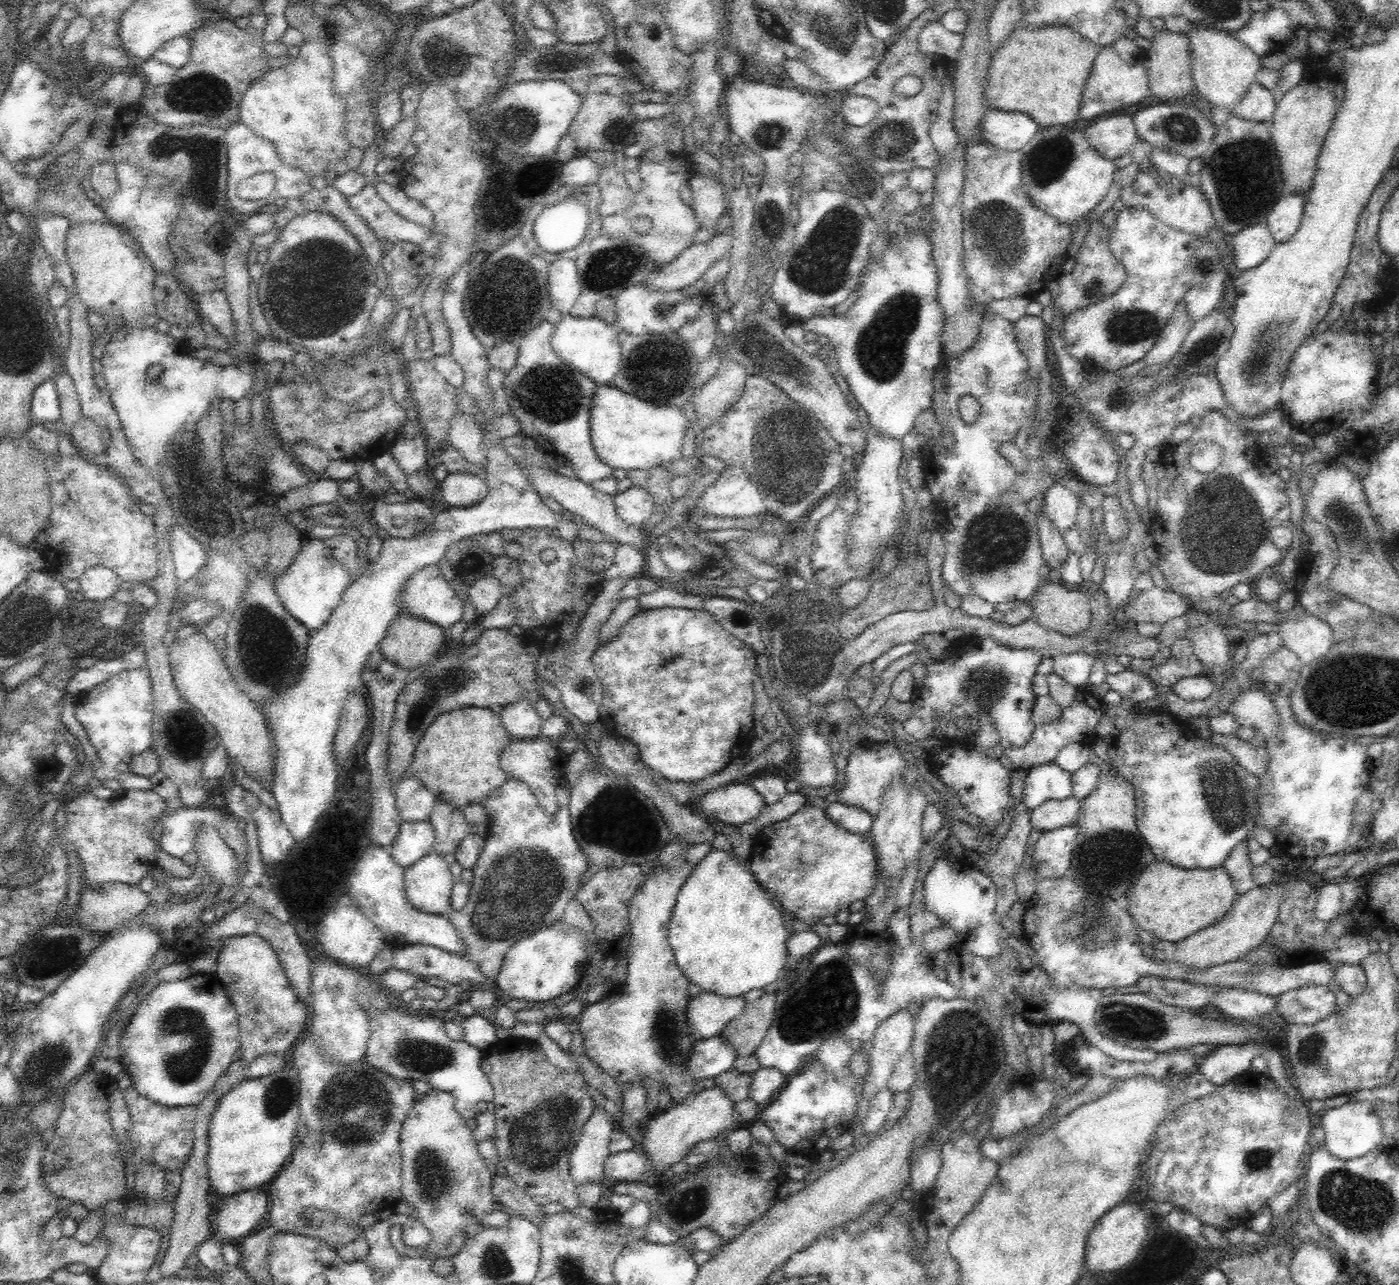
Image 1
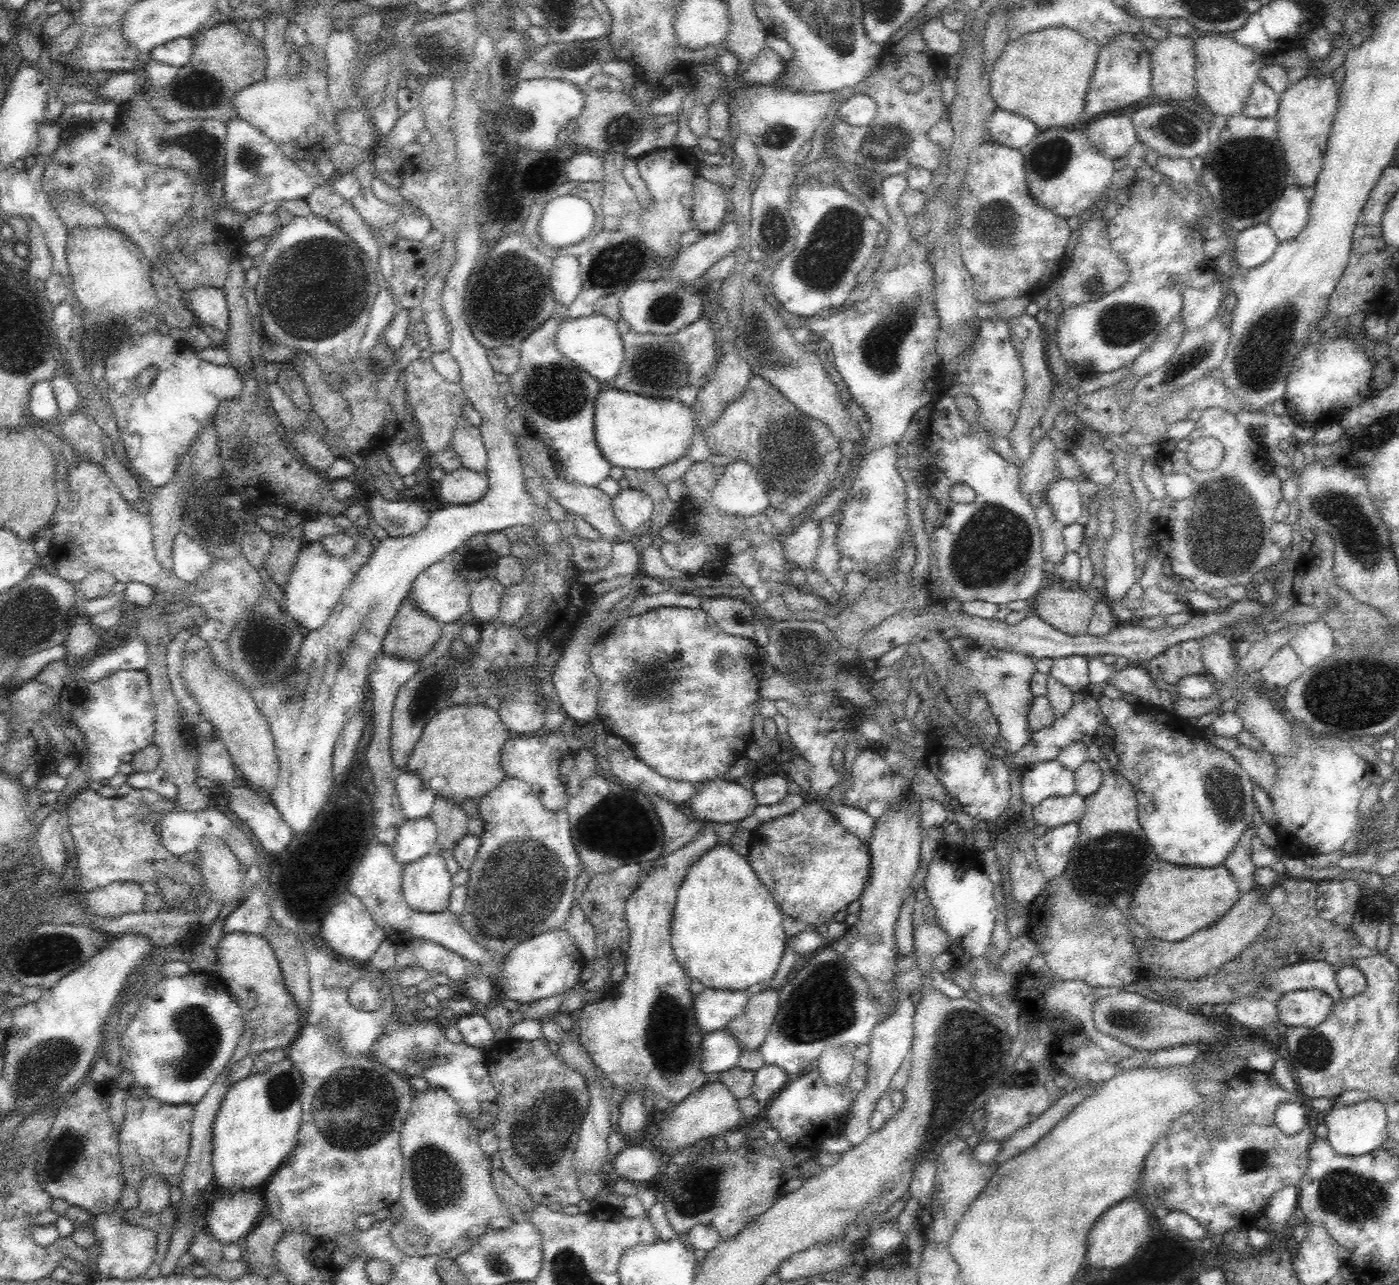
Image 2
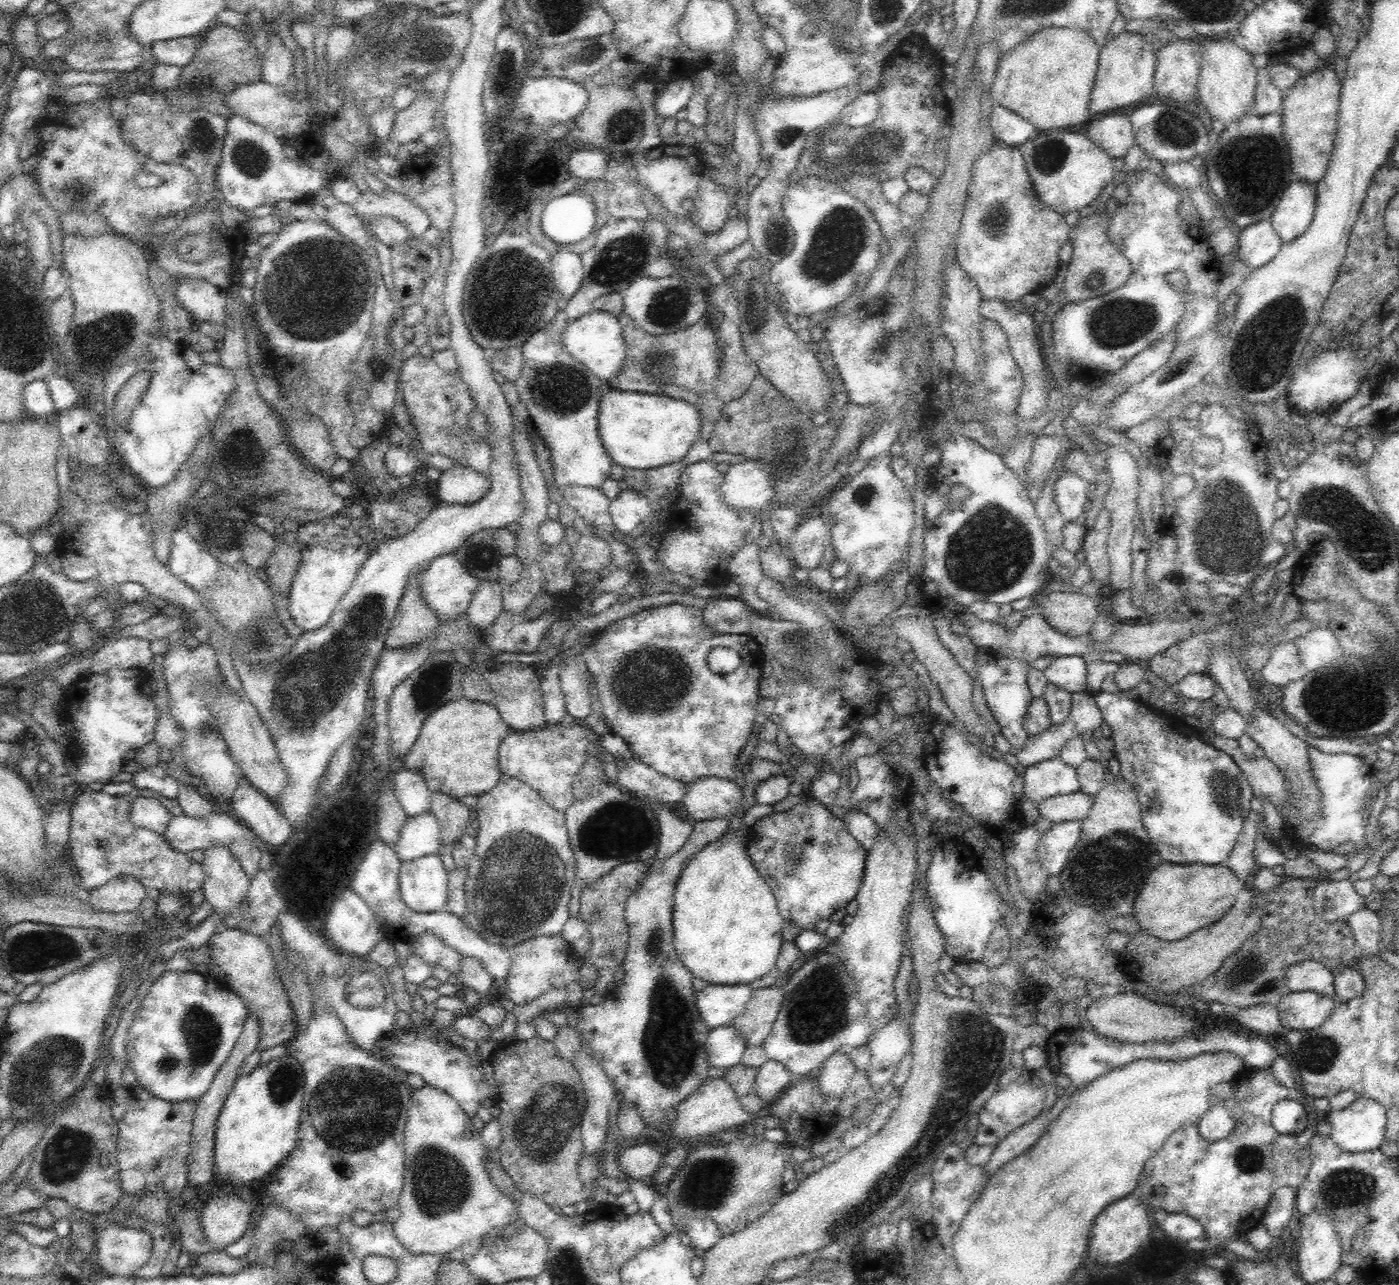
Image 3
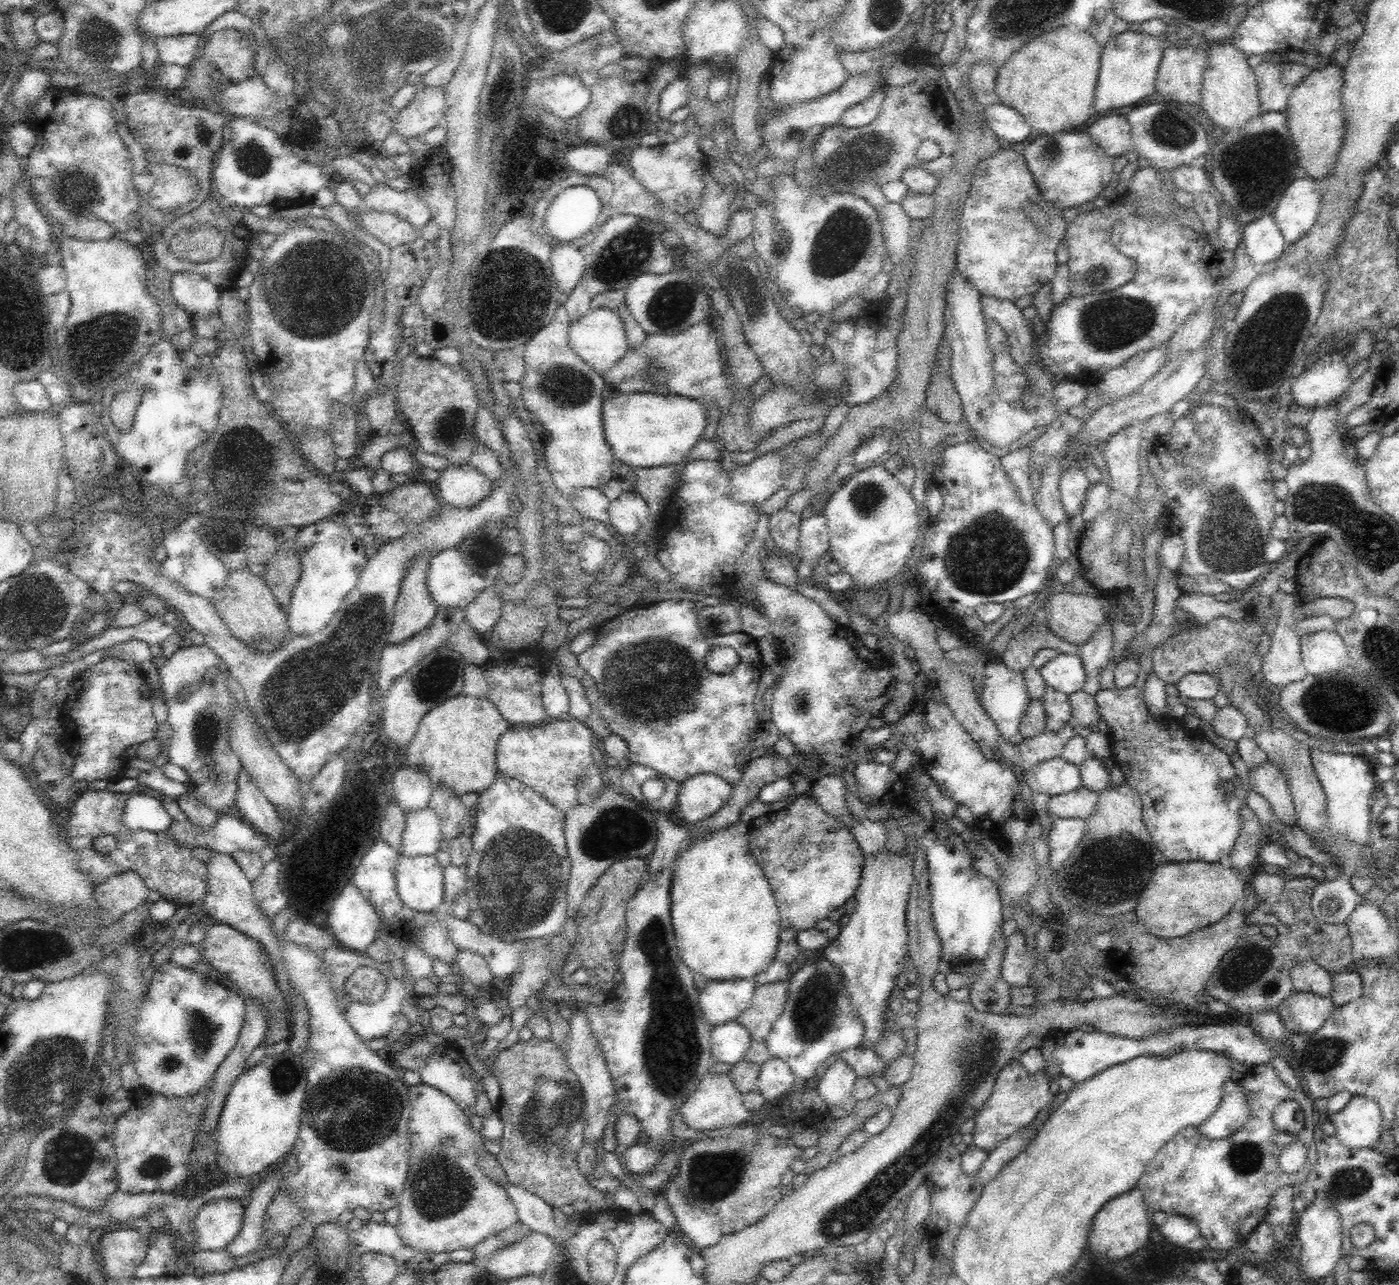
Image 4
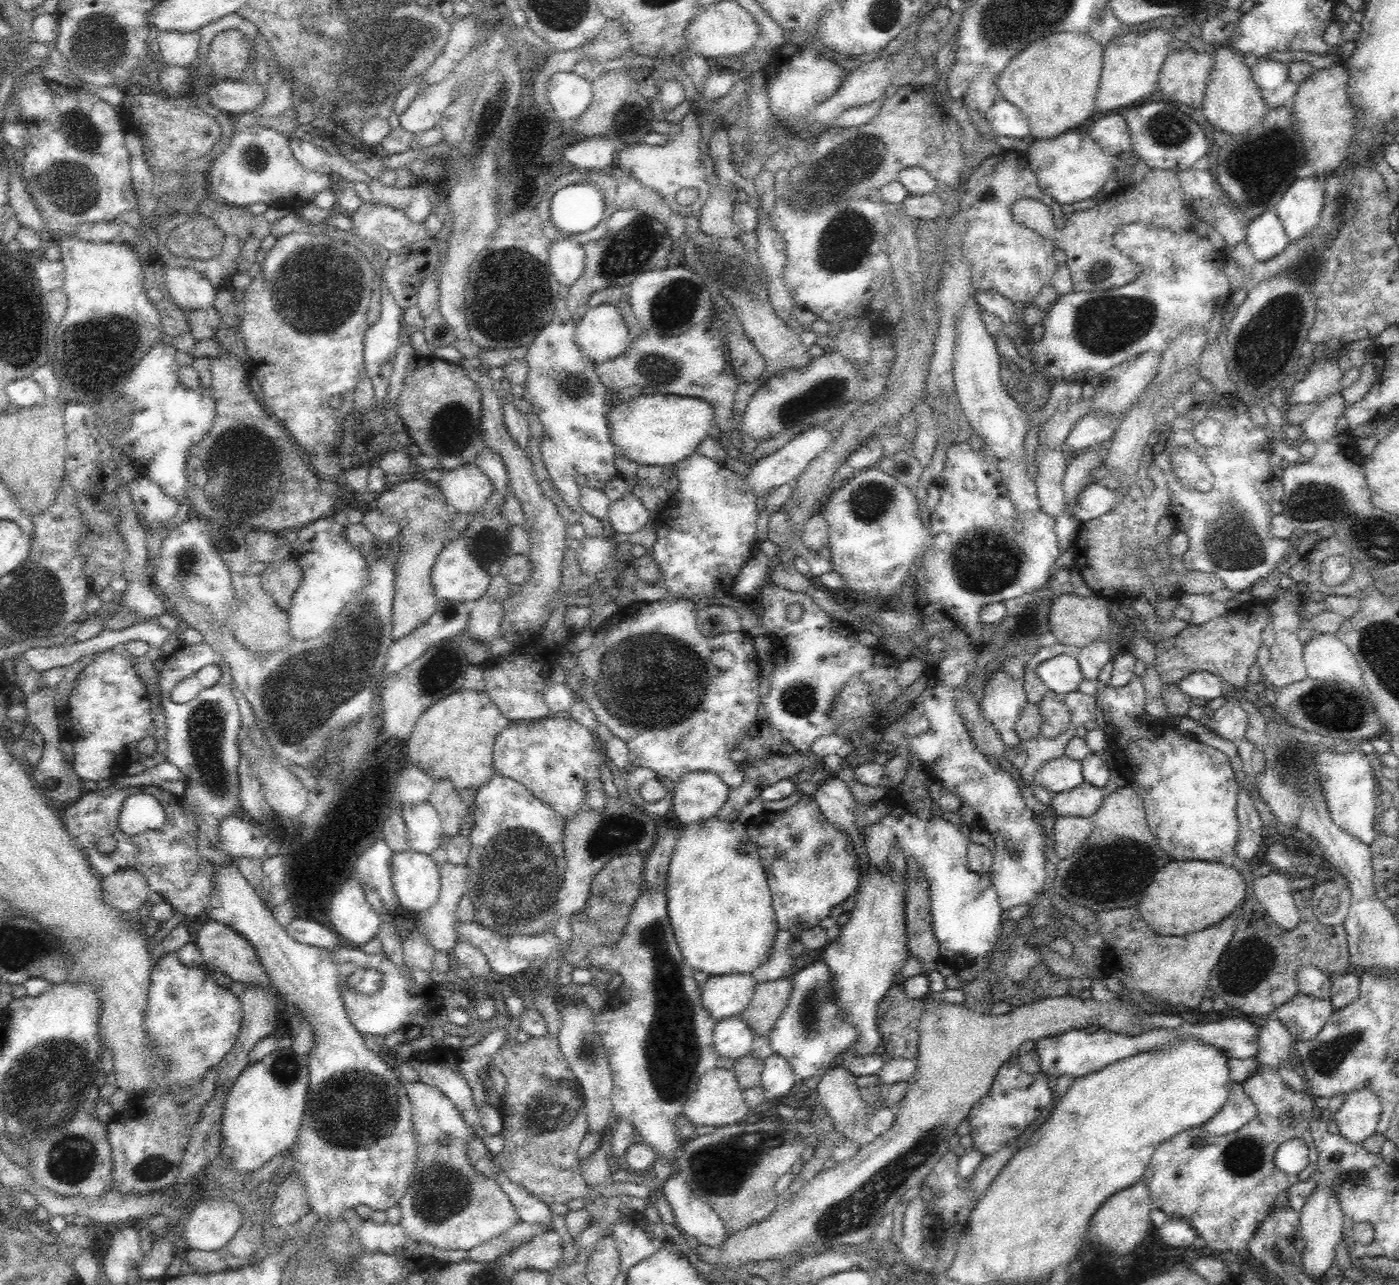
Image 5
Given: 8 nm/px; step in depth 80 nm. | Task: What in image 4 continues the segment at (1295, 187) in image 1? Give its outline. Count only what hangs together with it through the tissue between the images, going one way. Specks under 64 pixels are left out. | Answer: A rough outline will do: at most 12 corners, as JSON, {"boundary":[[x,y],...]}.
{"boundary":[[1334,61],[1288,95],[1288,129],[1308,176],[1326,179],[1346,132]]}

